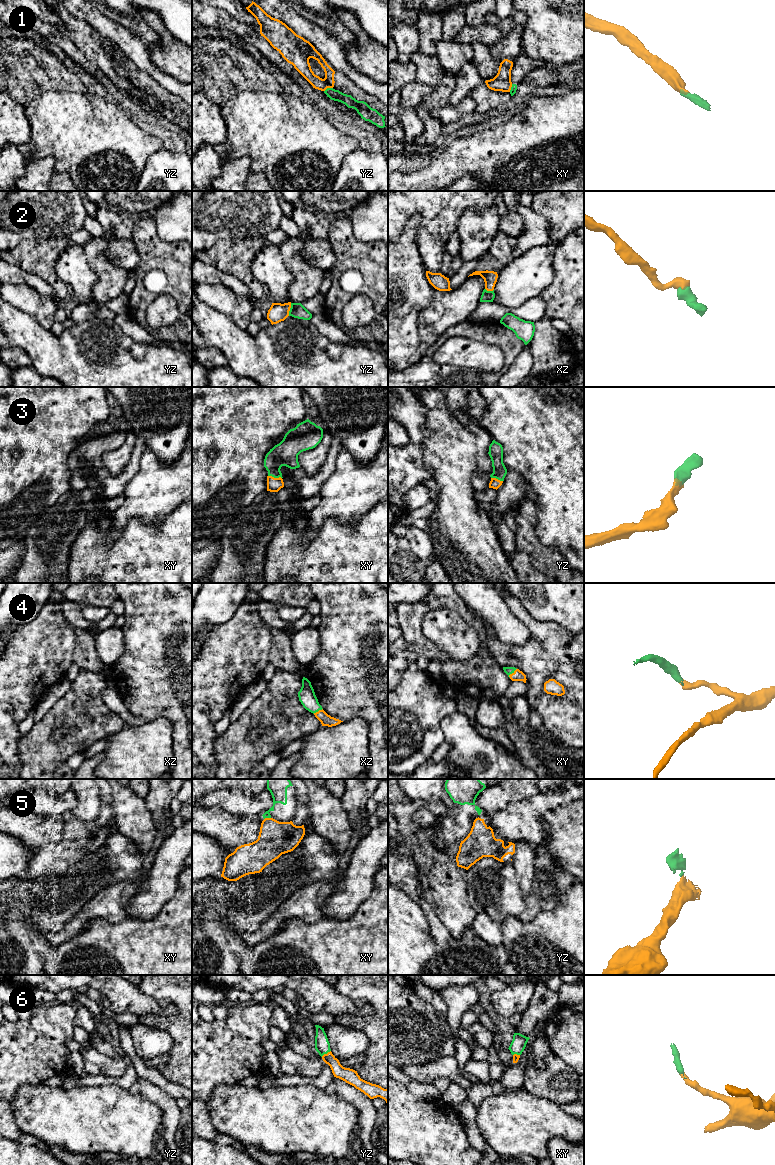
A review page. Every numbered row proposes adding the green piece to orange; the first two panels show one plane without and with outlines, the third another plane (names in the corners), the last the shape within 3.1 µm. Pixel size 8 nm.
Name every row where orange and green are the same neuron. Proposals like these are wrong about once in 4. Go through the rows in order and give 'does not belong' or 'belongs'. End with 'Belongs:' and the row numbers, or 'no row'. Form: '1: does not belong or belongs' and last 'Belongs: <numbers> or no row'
1: does not belong
2: belongs
3: belongs
4: belongs
5: does not belong
6: belongs
Belongs: 2, 3, 4, 6

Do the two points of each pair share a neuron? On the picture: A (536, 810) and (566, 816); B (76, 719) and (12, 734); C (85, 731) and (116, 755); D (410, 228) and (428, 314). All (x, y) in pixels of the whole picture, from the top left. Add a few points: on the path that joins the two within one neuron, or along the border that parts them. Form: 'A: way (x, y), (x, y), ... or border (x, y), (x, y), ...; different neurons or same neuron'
A: border (550, 809), (542, 817), (545, 836); different neurons
B: border (21, 735), (18, 740), (18, 757), (20, 759); different neurons
C: border (126, 726), (105, 736); different neurons
D: way (409, 249), (409, 290), (412, 293); same neuron

